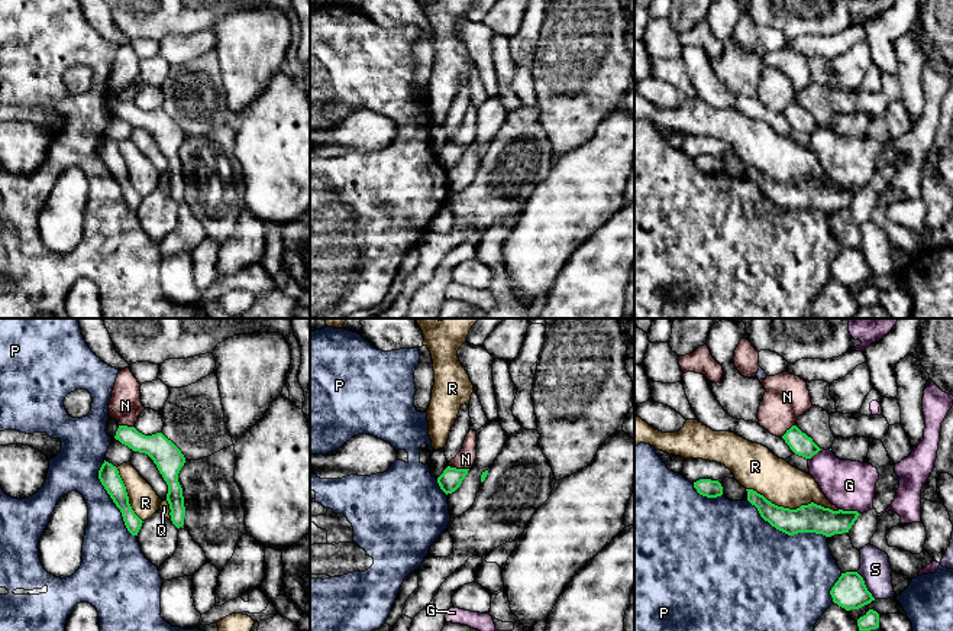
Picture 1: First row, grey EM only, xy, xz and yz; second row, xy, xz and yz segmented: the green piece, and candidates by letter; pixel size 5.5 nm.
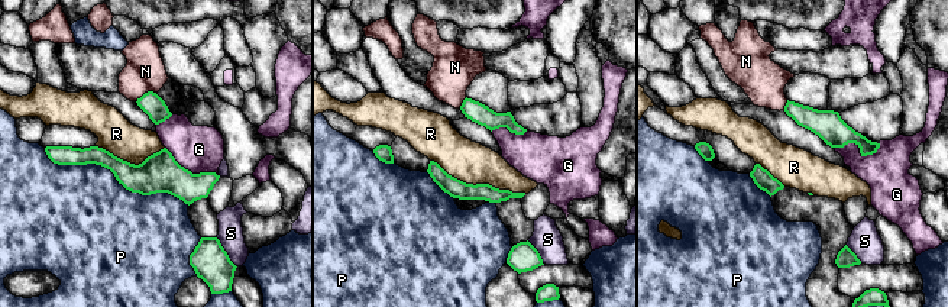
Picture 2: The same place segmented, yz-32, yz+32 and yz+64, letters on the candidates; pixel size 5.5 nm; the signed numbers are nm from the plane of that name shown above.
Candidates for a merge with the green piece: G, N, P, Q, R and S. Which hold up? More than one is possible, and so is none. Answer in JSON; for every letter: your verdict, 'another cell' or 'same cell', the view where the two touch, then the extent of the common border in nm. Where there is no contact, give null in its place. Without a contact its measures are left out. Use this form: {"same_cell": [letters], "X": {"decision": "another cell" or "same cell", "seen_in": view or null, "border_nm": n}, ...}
{"same_cell": [], "G": {"decision": "another cell", "seen_in": "yz", "border_nm": 120}, "N": {"decision": "another cell", "seen_in": "xz", "border_nm": 120}, "P": {"decision": "another cell", "seen_in": "yz", "border_nm": 500}, "Q": {"decision": "another cell", "seen_in": "xy", "border_nm": 110}, "R": {"decision": "another cell", "seen_in": "yz", "border_nm": 550}, "S": {"decision": "another cell", "seen_in": "yz", "border_nm": 190}}

